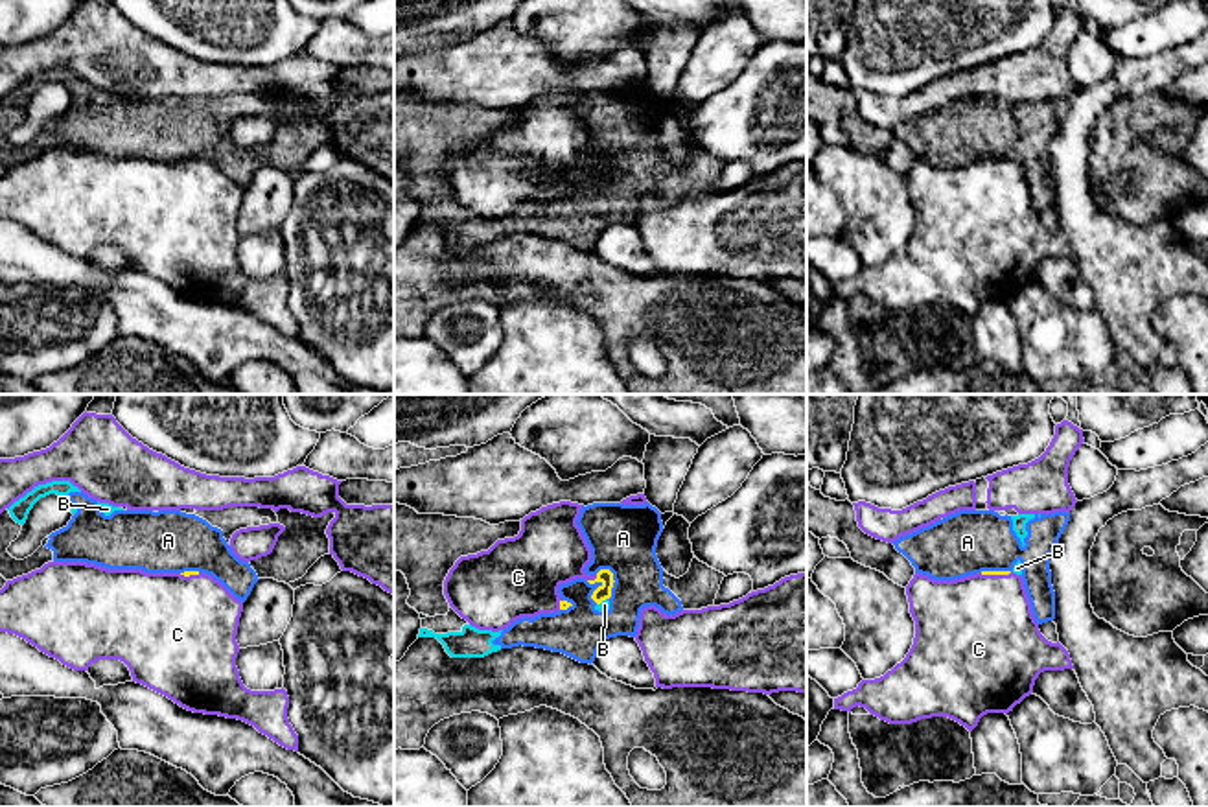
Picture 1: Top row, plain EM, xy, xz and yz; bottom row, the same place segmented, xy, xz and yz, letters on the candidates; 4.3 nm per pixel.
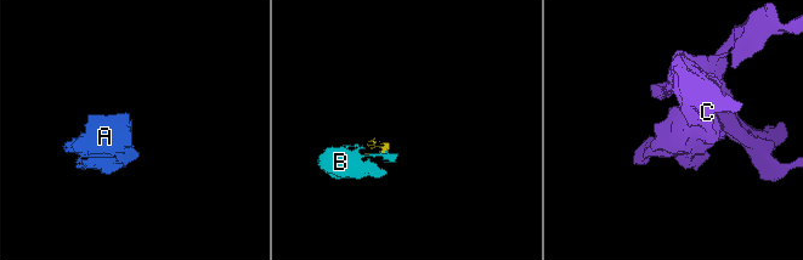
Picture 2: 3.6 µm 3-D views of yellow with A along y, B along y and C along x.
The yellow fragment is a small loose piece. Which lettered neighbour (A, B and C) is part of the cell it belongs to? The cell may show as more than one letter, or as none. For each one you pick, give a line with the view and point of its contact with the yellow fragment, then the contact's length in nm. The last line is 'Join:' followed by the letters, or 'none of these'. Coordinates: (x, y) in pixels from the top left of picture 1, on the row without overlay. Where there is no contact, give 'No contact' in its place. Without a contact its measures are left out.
C: Touches yellow at xz (592, 168). Shared border 50 nm
Join: C

